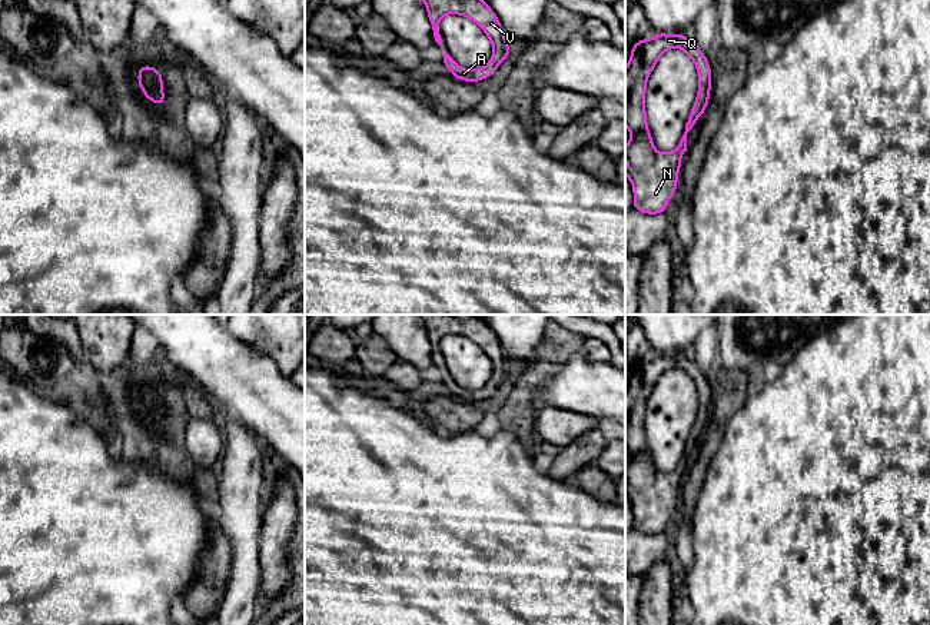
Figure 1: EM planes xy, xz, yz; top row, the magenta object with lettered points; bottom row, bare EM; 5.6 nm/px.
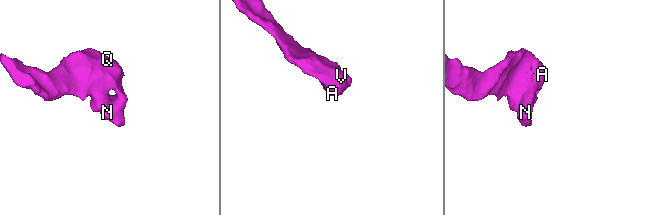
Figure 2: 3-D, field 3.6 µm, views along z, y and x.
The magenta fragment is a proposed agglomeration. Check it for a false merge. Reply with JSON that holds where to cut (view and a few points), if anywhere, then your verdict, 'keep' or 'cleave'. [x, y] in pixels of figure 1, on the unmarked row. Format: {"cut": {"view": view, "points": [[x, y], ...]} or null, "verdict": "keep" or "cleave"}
{"cut": null, "verdict": "keep"}

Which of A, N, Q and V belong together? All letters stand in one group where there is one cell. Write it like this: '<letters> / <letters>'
A N Q V

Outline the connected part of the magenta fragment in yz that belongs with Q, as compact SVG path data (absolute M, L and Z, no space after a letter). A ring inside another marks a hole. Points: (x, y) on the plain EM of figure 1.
M657 353L631 368L625 388L625 446L631 461L625 466L625 496L632 503L632 528L645 535L665 533L667 523L677 512L681 476L687 472L687 453L705 433L711 412L711 386L694 360L682 353ZM671 369L681 369L698 392L698 412L685 443L685 452L672 472L658 473L647 445L647 400L658 379Z

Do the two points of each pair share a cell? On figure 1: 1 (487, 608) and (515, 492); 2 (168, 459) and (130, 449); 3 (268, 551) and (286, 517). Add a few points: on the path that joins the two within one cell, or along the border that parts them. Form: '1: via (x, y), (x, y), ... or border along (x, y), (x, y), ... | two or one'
1: via (487, 579), (487, 571), (512, 545), (512, 521) | one
2: via (159, 456), (152, 451), (139, 449) | one
3: via (273, 542), (278, 525) | one

